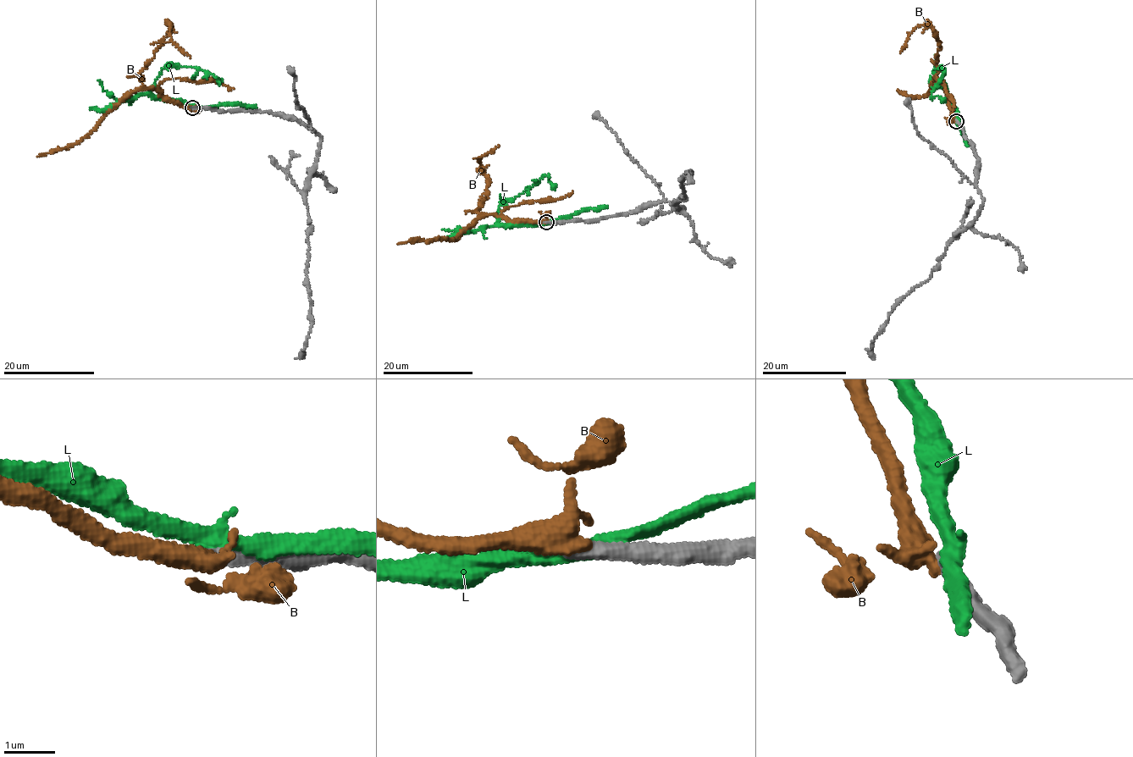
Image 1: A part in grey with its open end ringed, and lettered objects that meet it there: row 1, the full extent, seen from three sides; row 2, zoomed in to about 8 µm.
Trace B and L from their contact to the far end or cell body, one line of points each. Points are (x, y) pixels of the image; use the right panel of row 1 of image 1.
B: (956, 120), (942, 86), (934, 76), (927, 93), (912, 97), (896, 91)
L: (957, 121), (942, 69), (945, 72), (931, 94), (945, 102)

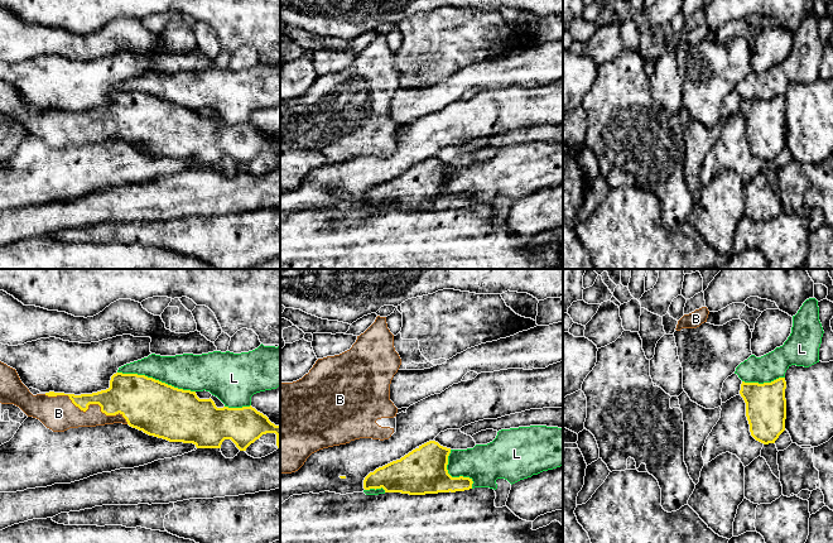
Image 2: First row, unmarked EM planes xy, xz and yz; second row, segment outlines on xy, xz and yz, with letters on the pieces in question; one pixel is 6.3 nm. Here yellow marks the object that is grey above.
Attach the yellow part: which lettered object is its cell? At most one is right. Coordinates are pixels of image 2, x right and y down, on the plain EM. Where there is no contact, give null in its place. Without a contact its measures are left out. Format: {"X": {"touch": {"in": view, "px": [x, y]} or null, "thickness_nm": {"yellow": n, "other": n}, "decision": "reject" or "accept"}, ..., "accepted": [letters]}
{"B": {"touch": {"in": "xy", "px": [87, 124]}, "thickness_nm": {"yellow": 220, "other": 220}, "decision": "accept"}, "L": {"touch": {"in": "xy", "px": [157, 97]}, "thickness_nm": {"yellow": 340, "other": 240}, "decision": "reject"}, "accepted": ["B"]}

